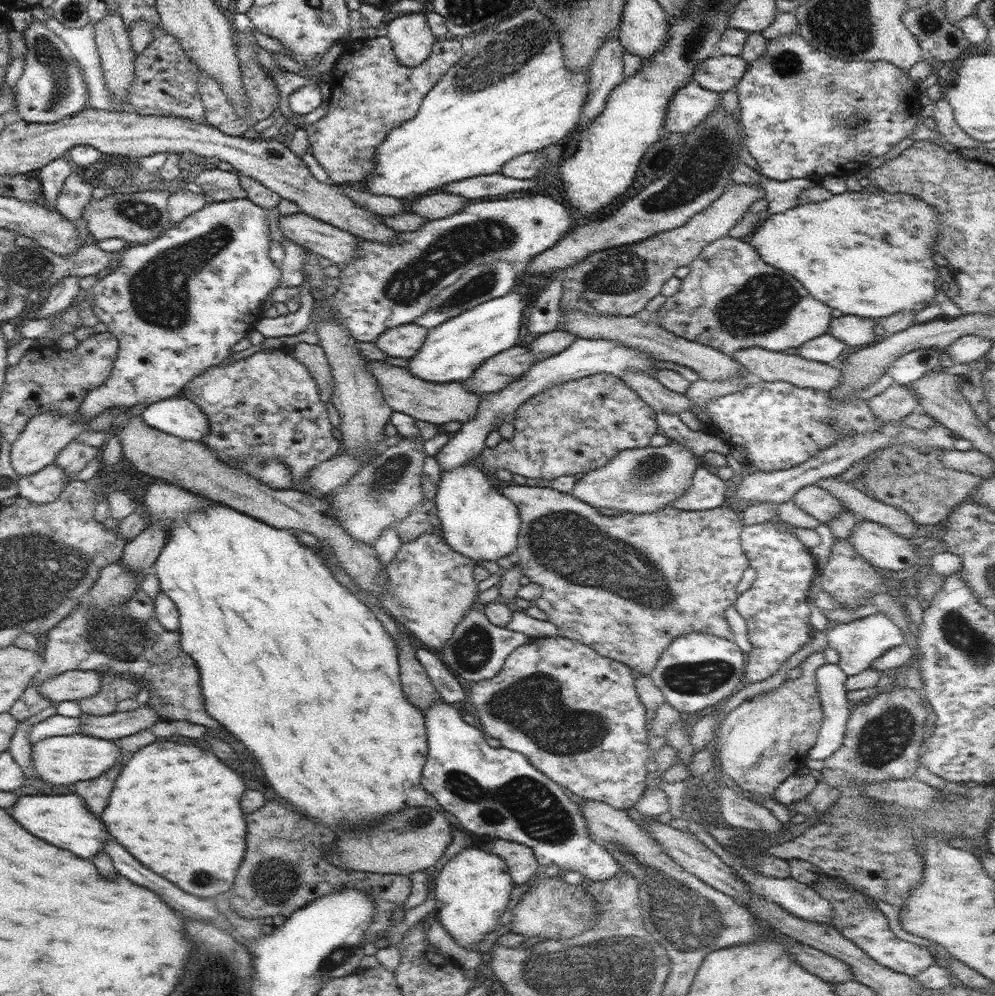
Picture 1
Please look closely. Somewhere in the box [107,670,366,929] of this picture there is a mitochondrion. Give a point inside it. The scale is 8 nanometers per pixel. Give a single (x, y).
(275, 880)

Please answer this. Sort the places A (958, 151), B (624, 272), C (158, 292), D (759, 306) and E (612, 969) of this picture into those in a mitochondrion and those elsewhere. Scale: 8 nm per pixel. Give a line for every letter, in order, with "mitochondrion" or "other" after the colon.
A: other
B: mitochondrion
C: mitochondrion
D: mitochondrion
E: mitochondrion

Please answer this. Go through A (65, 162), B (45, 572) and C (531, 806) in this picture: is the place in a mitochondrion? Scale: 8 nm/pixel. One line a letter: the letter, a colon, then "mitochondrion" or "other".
A: other
B: mitochondrion
C: mitochondrion

